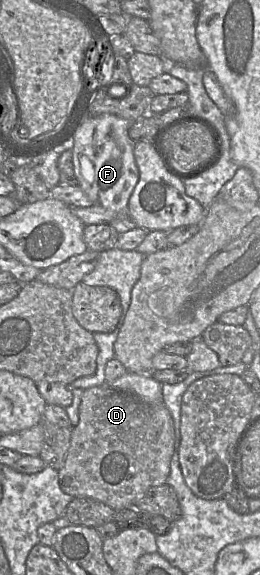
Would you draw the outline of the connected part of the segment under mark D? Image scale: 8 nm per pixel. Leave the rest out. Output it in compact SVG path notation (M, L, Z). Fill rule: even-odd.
M101 385L85 389L79 406L79 423L71 430L70 447L65 457L63 467L58 471L59 485L61 490L76 498L87 497L100 501L114 511L132 508L135 501L140 498L150 487L156 487L167 483L170 473L170 462L174 453L175 428L172 415L164 402L151 404L146 403L133 395L114 389L111 386Z

